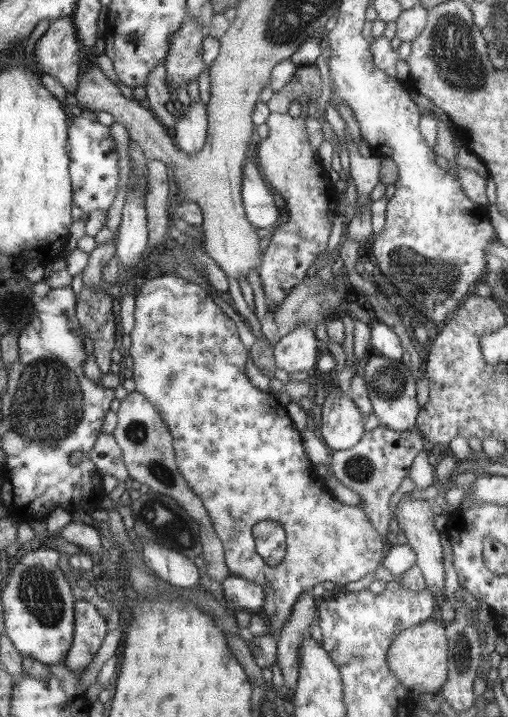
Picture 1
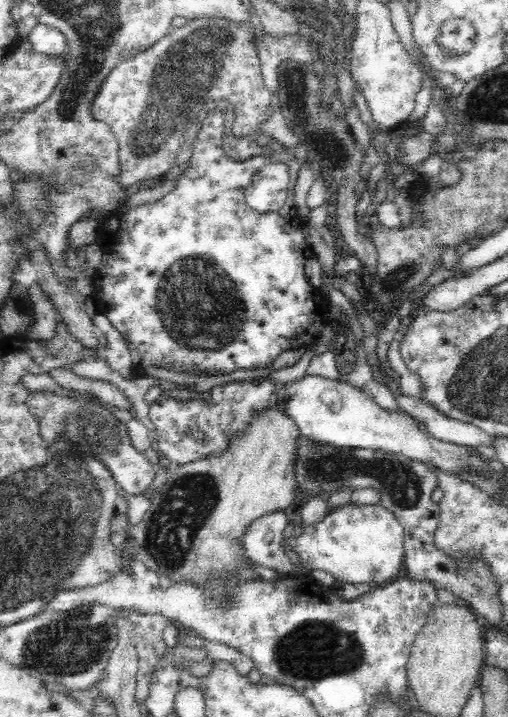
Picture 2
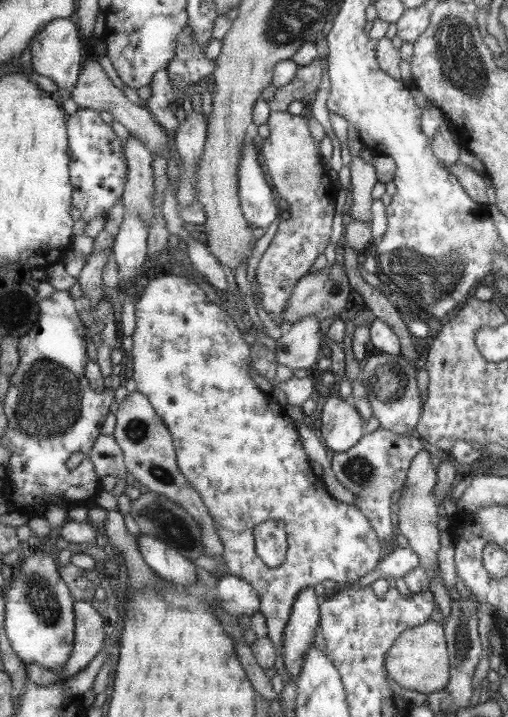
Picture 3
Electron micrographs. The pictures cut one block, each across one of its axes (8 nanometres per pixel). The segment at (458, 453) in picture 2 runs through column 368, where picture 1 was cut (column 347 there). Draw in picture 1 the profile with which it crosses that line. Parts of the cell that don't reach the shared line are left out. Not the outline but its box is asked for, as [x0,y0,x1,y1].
[321,375,364,451]

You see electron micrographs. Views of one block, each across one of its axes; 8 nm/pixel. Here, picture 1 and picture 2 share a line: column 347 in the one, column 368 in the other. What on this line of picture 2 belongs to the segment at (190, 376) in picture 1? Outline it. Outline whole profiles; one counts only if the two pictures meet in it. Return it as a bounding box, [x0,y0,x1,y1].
[288,504,405,584]

